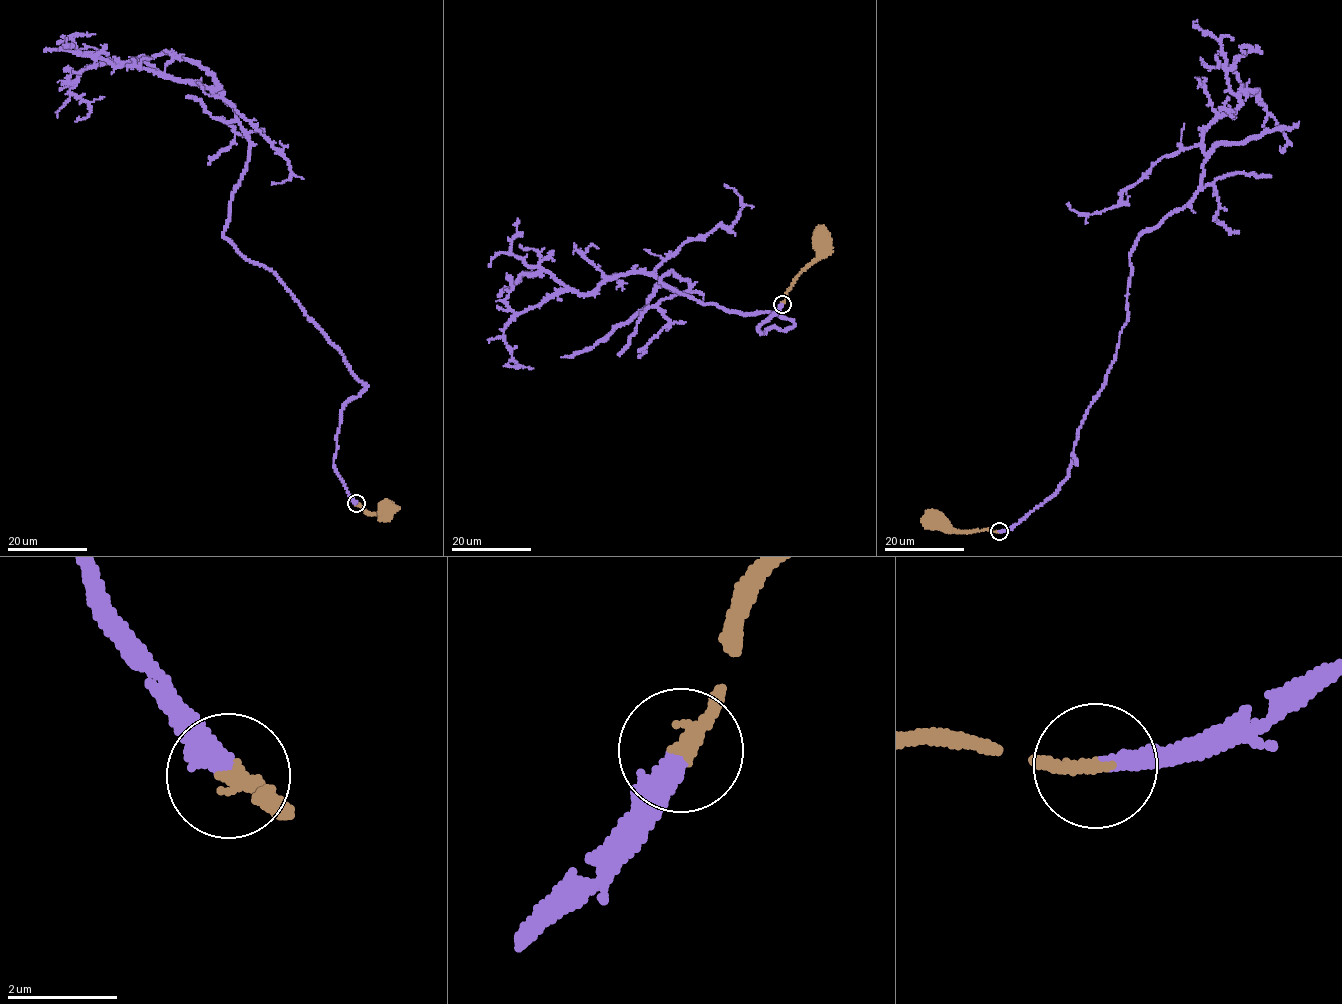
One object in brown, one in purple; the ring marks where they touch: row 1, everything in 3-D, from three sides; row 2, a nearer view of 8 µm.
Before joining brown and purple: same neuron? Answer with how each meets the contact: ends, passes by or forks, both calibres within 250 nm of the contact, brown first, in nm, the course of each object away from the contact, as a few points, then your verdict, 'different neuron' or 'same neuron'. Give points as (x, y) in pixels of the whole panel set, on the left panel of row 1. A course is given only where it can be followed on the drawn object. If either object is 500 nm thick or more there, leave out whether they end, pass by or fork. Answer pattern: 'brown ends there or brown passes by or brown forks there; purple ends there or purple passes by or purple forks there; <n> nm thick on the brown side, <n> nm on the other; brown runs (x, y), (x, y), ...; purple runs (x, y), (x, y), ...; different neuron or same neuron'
brown ends there; purple ends there; 240 nm thick on the brown side, 300 nm on the other; brown runs (356, 504), (369, 514), (390, 512), (386, 509); purple runs (356, 503), (334, 455), (366, 386), (223, 235), (250, 141), (235, 109), (131, 61), (81, 72), (74, 120); same neuron

